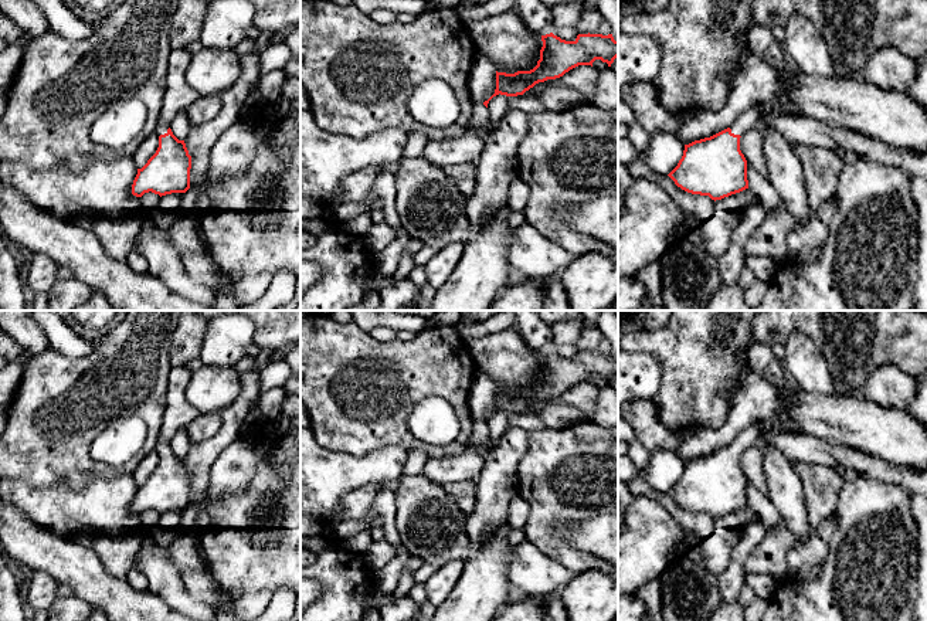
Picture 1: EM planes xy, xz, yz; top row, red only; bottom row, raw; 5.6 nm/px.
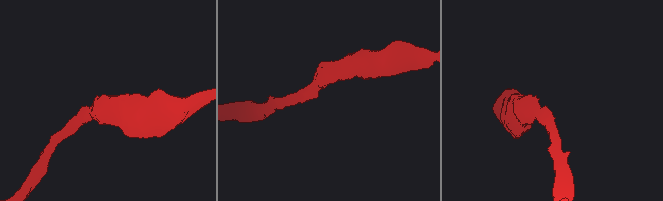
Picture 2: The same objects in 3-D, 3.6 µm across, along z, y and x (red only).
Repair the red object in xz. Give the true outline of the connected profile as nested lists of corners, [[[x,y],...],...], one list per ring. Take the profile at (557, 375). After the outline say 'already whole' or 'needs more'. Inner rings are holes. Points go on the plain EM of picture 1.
[[[553,350],[541,353],[543,364],[540,377],[530,388],[515,391],[496,388],[495,411],[483,421],[473,423],[469,442],[473,451],[485,452],[485,445],[490,441],[489,418],[496,413],[517,414],[533,405],[539,400],[563,394],[578,383],[591,383],[595,377],[607,380],[608,384],[618,374],[618,359],[612,352],[578,352],[574,359],[566,359]]] | needs more

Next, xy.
[[[157,441],[156,449],[159,465],[147,481],[137,486],[132,502],[132,512],[136,515],[149,509],[162,515],[190,506],[191,474],[184,458],[179,458],[164,441]]] | needs more

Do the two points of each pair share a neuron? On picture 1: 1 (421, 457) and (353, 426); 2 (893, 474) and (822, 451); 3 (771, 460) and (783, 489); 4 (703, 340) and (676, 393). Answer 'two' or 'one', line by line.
1: two
2: one
3: one
4: one

